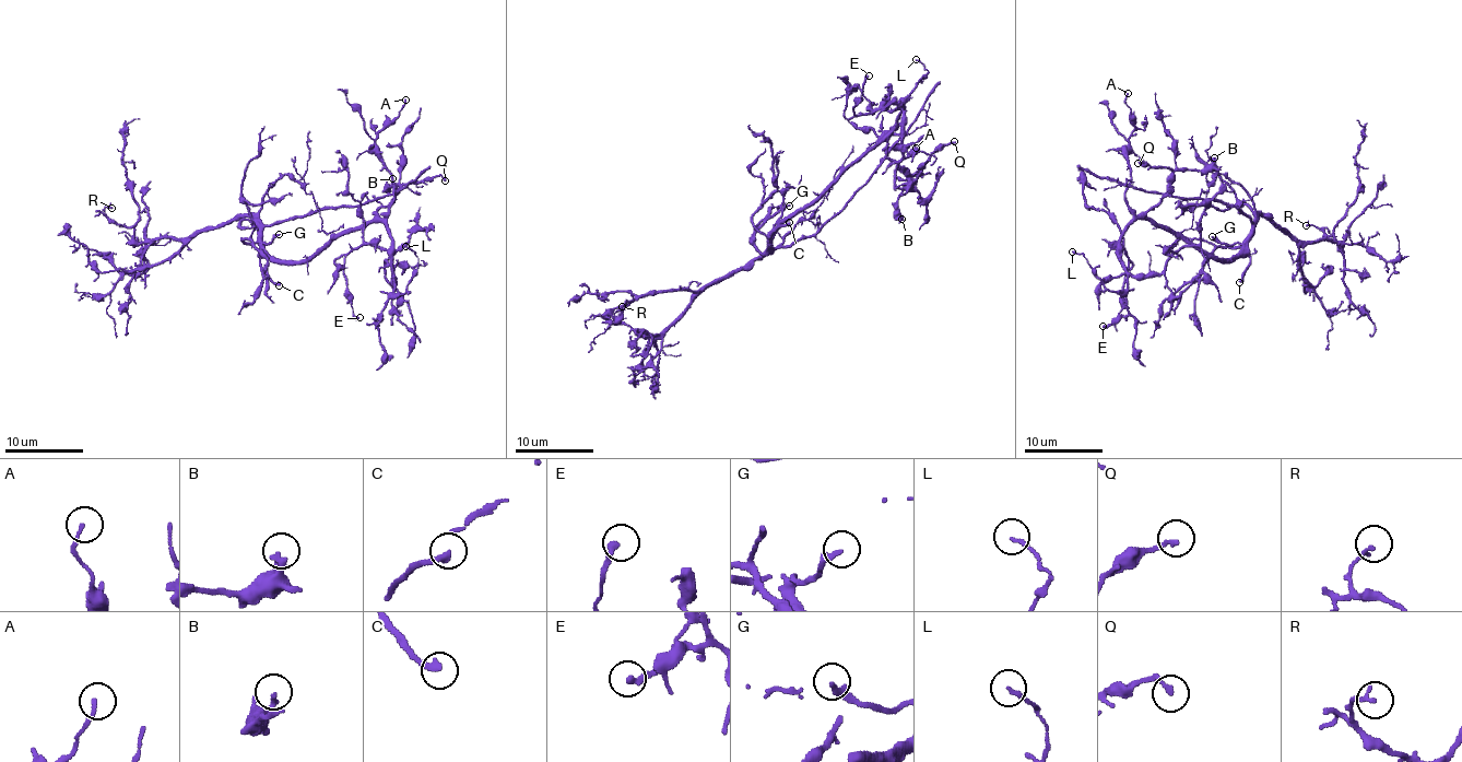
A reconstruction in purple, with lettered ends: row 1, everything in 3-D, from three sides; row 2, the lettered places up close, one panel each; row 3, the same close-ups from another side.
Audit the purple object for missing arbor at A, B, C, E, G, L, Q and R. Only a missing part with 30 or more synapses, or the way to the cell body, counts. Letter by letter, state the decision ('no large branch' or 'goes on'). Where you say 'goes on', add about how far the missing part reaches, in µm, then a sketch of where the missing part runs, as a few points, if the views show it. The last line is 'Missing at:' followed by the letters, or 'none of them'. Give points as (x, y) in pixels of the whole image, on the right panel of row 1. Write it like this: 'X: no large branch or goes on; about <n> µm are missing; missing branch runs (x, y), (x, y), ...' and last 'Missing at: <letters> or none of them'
A: no large branch
B: no large branch
C: no large branch
E: no large branch
G: no large branch
L: no large branch
Q: no large branch
R: no large branch
Missing at: none of them

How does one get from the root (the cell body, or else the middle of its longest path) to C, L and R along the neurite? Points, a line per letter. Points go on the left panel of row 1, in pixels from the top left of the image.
C: (296, 261), (279, 264), (271, 258), (260, 258), (261, 271), (279, 285)
L: (296, 261), (378, 221), (392, 241), (398, 294), (417, 268), (417, 257), (405, 246)
R: (296, 261), (281, 264), (268, 253), (248, 217), (191, 236), (139, 243), (131, 229), (104, 212), (111, 208)

